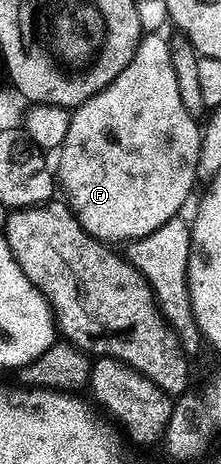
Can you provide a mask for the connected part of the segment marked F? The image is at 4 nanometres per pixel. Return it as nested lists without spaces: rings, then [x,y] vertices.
[[[144,34],[139,41],[139,48],[135,50],[133,61],[129,61],[129,65],[125,65],[125,69],[121,69],[121,73],[117,73],[117,77],[113,77],[113,81],[109,85],[105,85],[105,89],[101,89],[96,95],[89,97],[83,104],[71,111],[69,131],[65,133],[63,144],[57,148],[57,155],[59,155],[57,183],[61,188],[61,195],[63,191],[62,198],[75,215],[75,220],[94,239],[101,239],[108,245],[119,245],[115,243],[125,242],[124,244],[126,244],[128,241],[145,237],[149,233],[161,229],[161,225],[165,225],[165,221],[176,218],[182,212],[179,210],[186,205],[187,198],[190,197],[191,190],[195,187],[195,179],[197,180],[199,175],[199,154],[203,136],[200,124],[195,123],[198,123],[196,116],[191,115],[189,109],[185,109],[185,105],[181,105],[181,89],[177,89],[177,77],[173,73],[168,36],[166,34],[164,36]]]

